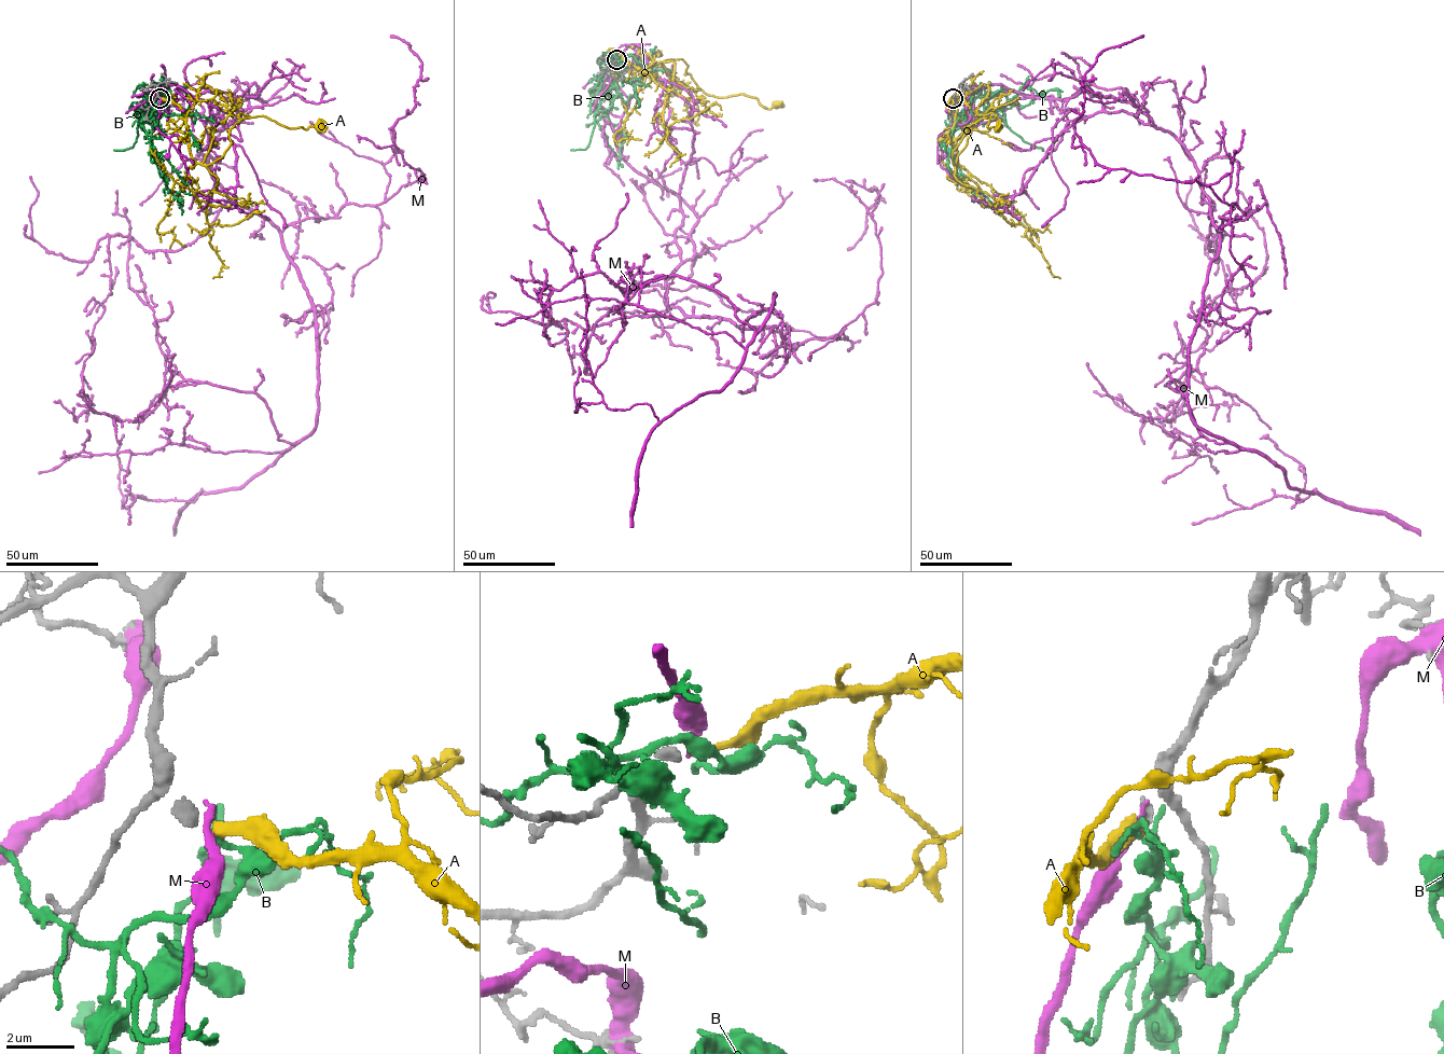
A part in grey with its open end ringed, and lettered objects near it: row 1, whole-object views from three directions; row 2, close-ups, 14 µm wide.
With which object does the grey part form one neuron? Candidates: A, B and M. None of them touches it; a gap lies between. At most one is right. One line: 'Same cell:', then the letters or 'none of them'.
Same cell: A

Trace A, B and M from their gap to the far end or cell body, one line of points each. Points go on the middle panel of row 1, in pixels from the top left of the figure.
A: (618, 59), (638, 53), (648, 64), (681, 59), (708, 95), (741, 94), (767, 108), (776, 105)
B: (616, 59), (611, 60), (616, 65), (615, 85), (605, 93), (611, 108), (597, 124), (622, 166)
M: (616, 59), (595, 111), (697, 218), (665, 302), (773, 305), (599, 273), (540, 288), (560, 327), (542, 304)

